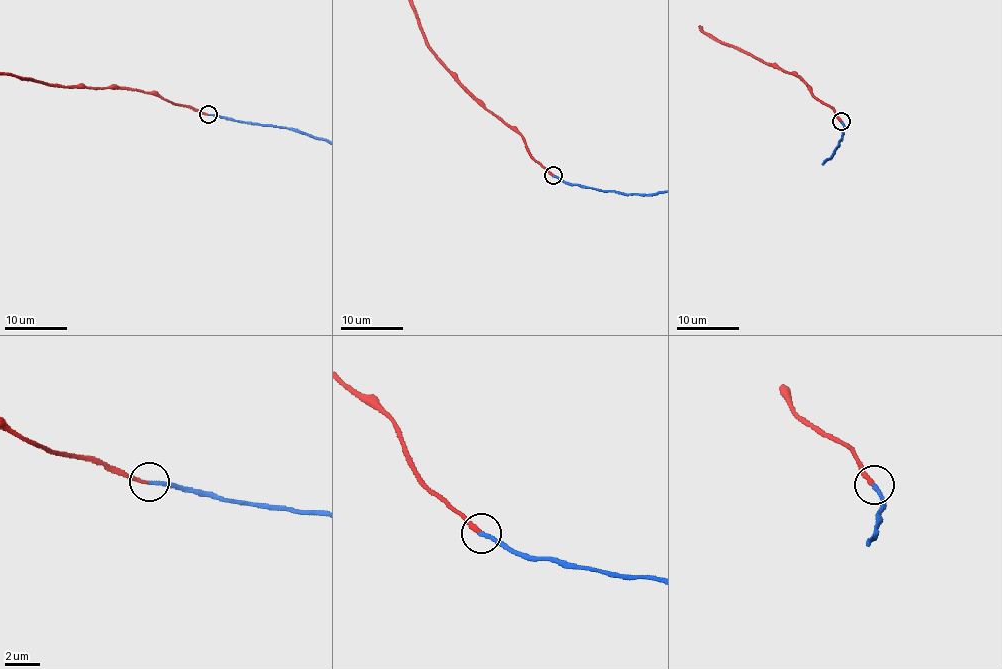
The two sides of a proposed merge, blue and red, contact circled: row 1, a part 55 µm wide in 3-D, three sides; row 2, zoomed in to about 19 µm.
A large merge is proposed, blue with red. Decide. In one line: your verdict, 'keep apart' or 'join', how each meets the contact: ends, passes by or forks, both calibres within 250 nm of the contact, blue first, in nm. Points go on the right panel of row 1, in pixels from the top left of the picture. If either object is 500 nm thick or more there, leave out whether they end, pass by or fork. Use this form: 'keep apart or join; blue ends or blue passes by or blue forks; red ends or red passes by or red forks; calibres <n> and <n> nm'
join; blue ends; red ends; calibres 220 and 220 nm

